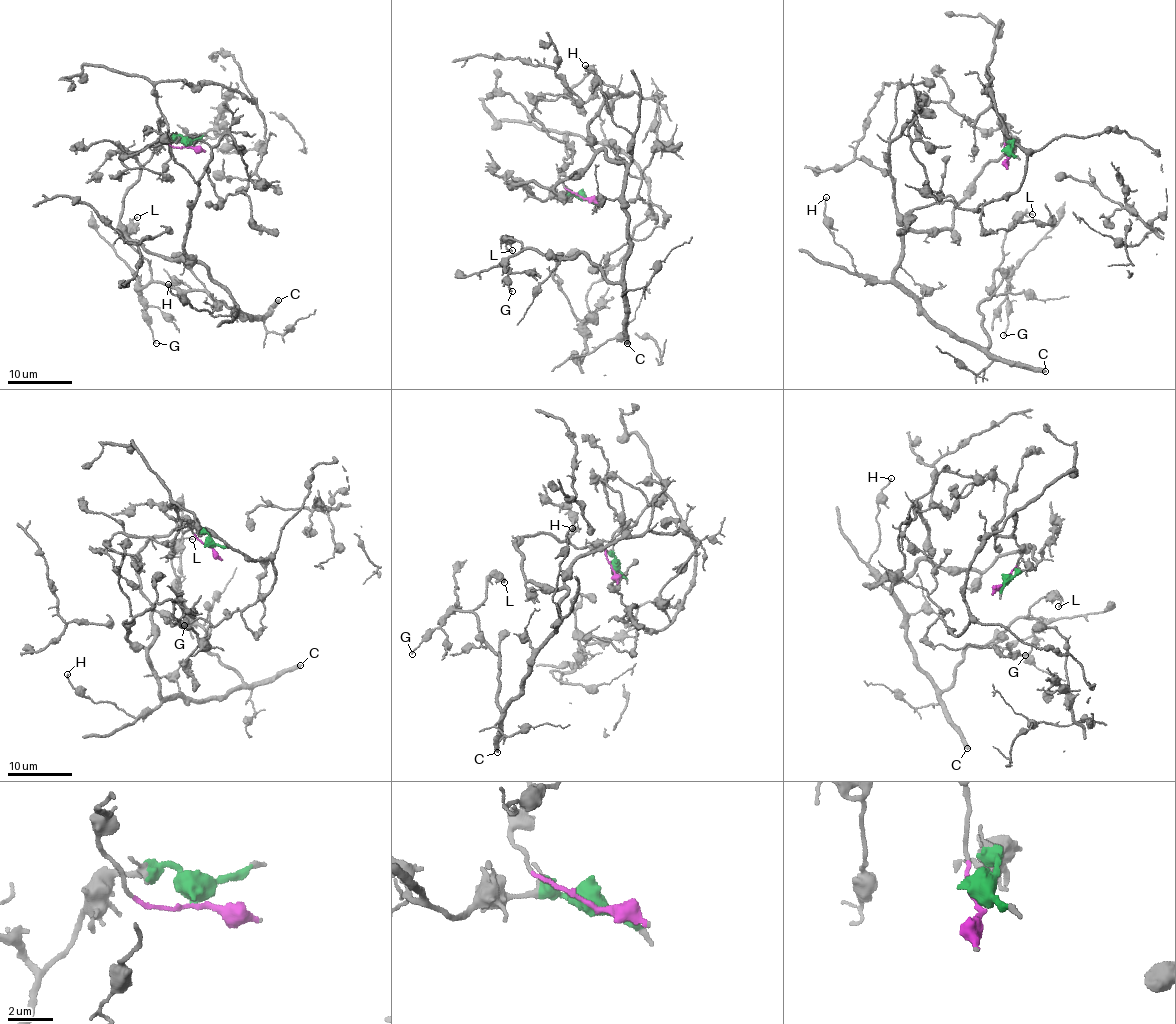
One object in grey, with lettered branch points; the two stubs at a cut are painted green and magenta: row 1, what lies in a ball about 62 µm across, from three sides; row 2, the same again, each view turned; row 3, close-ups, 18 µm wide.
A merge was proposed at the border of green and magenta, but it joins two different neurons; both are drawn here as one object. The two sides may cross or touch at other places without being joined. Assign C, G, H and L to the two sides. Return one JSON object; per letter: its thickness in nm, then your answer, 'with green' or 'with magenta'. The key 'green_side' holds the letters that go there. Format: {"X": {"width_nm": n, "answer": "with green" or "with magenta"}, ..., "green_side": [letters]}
{"C": {"width_nm": 460, "answer": "with green"}, "G": {"width_nm": 120, "answer": "with green"}, "H": {"width_nm": 160, "answer": "with green"}, "L": {"width_nm": 120, "answer": "with green"}, "green_side": ["C", "G", "H", "L"]}

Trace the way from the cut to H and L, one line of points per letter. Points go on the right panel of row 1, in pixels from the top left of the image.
H: (1008, 155), (1014, 140), (950, 229), (903, 233), (886, 282), (859, 275), (837, 245), (826, 197)
L: (1008, 155), (1014, 140), (950, 229), (903, 233), (895, 278), (988, 346), (979, 306), (1032, 213)

